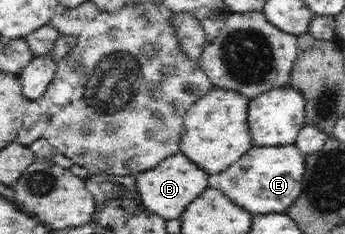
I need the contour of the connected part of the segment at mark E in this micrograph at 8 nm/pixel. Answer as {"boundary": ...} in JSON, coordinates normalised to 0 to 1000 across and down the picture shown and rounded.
{"boundary":[[[858,620],[841,628],[730,628],[690,697],[632,739],[632,799],[678,868],[719,893],[730,919],[820,915],[875,825],[881,662]]]}

